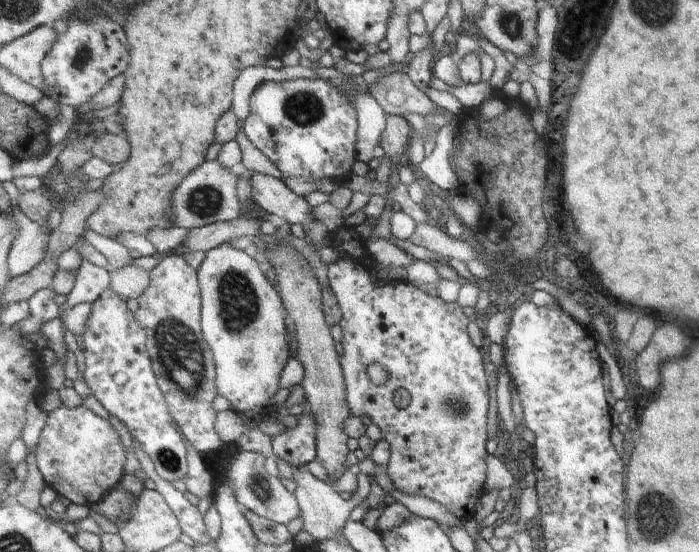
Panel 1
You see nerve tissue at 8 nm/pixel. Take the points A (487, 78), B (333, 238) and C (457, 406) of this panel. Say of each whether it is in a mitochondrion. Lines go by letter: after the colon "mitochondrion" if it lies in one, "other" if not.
A: other
B: other
C: mitochondrion

